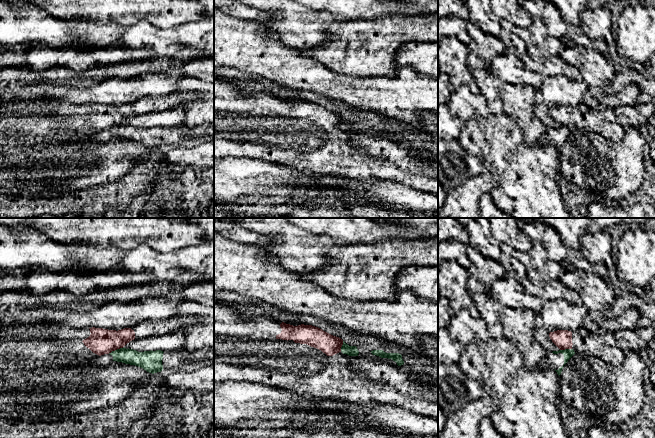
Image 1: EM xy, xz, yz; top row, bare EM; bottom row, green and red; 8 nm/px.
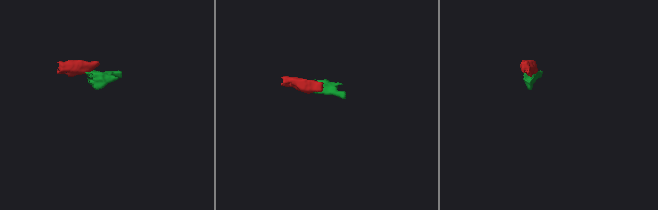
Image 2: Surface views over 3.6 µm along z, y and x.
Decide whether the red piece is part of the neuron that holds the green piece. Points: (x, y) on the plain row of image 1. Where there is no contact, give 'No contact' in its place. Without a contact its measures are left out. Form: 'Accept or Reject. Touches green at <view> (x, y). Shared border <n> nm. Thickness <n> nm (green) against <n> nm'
Reject. Touches green at xy (115, 126). Shared border 140 nm. Thickness 130 nm (green) against 220 nm

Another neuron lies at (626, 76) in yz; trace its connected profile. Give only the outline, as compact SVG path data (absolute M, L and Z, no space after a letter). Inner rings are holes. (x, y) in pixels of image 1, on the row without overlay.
M624 67L623 69L618 69L614 78L607 82L607 87L610 88L615 95L627 85L640 85L645 77L645 75L636 69Z

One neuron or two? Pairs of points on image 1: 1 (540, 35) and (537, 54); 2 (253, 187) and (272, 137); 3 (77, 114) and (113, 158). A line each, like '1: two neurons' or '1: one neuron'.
1: two neurons
2: two neurons
3: two neurons

